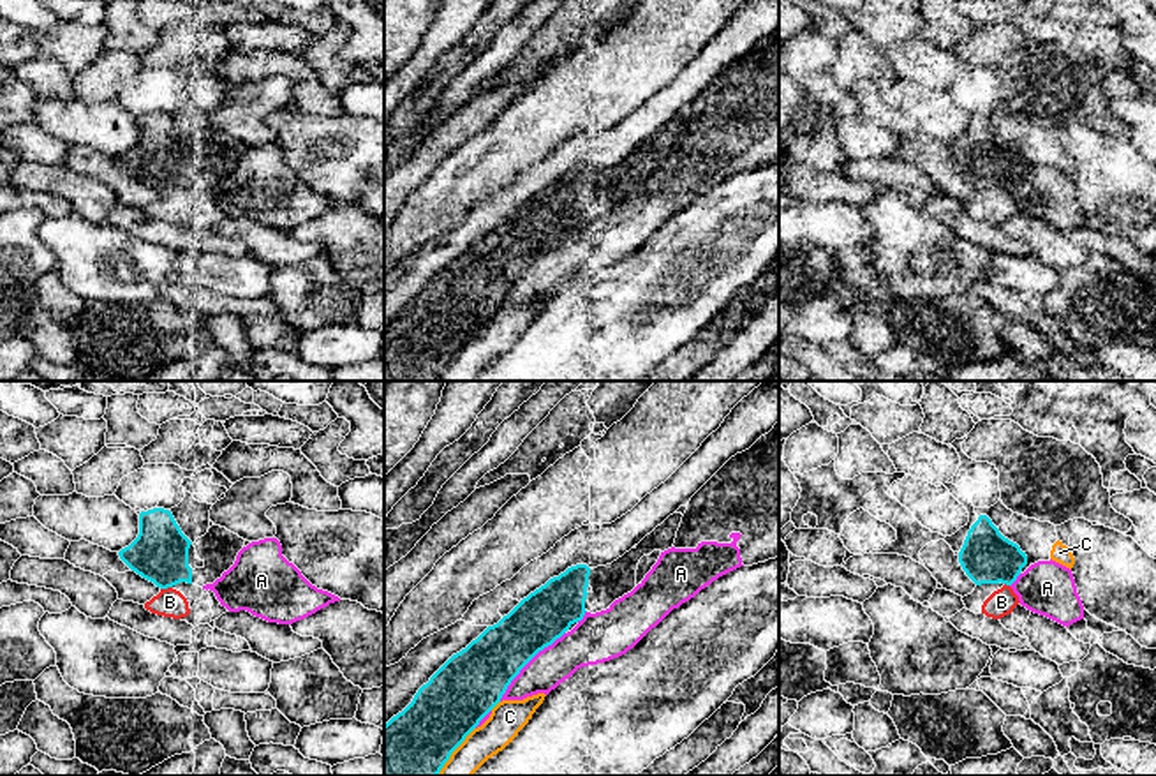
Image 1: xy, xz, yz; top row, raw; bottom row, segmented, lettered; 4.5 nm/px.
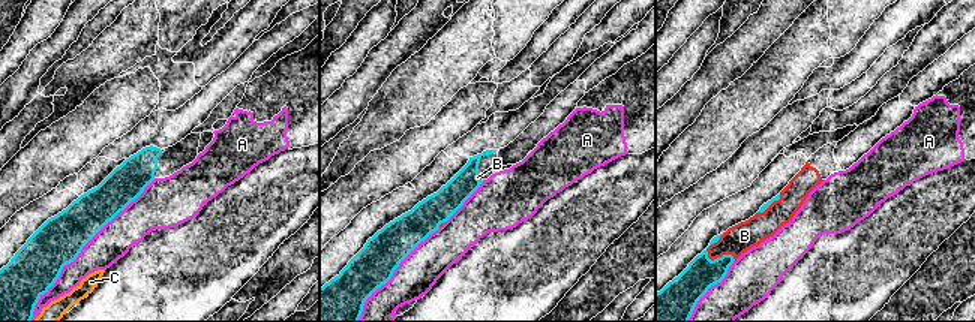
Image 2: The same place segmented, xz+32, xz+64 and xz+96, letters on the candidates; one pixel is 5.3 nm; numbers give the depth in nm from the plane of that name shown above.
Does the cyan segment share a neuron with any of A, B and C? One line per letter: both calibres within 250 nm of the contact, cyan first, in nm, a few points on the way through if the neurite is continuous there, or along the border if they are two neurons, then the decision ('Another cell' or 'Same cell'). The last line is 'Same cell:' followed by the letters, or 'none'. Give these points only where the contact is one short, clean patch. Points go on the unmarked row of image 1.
A: Thickness 280 nm (cyan) against 180 nm. Another cell
B: Thickness 260 nm (cyan) against 130 nm. Another cell
C: Thickness 360 nm (cyan) against 150 nm. Another cell
Same cell: none

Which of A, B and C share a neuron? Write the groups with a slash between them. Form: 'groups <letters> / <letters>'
groups A / B / C

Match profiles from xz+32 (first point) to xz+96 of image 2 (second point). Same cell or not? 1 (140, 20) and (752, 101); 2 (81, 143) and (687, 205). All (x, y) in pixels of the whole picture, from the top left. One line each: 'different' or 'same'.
1: same
2: same

